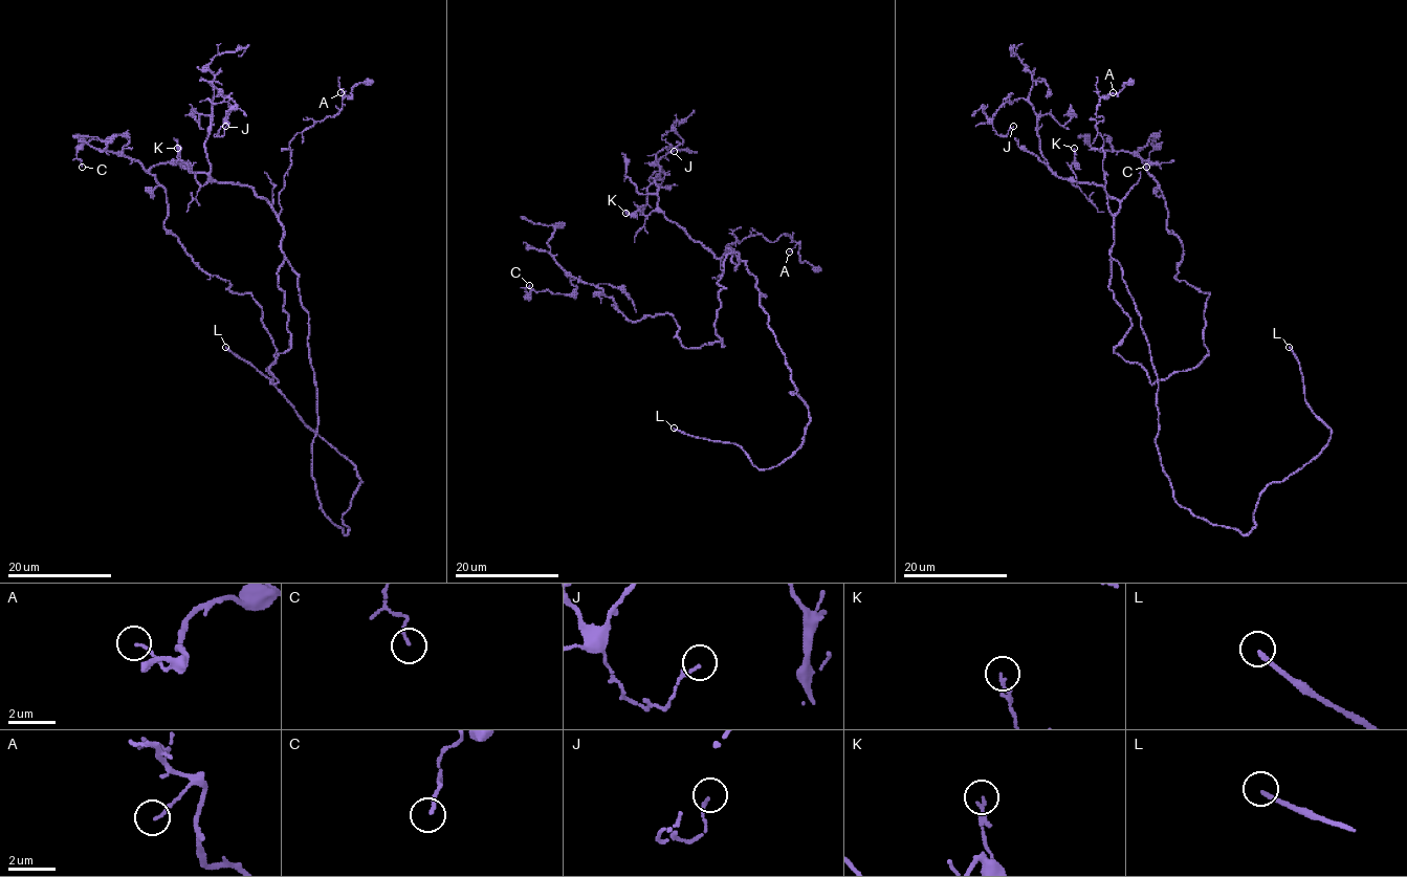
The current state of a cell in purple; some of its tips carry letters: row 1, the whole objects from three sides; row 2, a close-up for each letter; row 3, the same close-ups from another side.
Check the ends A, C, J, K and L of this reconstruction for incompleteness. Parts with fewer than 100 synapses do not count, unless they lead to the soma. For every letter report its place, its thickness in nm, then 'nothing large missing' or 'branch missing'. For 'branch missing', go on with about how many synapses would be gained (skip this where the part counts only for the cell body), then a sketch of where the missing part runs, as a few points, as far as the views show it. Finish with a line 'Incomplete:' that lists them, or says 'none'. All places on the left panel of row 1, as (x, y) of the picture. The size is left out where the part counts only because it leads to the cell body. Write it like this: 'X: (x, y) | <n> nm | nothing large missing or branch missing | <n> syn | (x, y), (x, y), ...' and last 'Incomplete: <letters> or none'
A: (341, 92) | 100 nm | nothing large missing
C: (82, 167) | 120 nm | nothing large missing
J: (225, 126) | 110 nm | nothing large missing
K: (177, 148) | 150 nm | nothing large missing
L: (225, 347) | 180 nm | branch missing | (225, 347), (197, 330), (174, 306), (141, 289), (125, 271)
Incomplete: L

